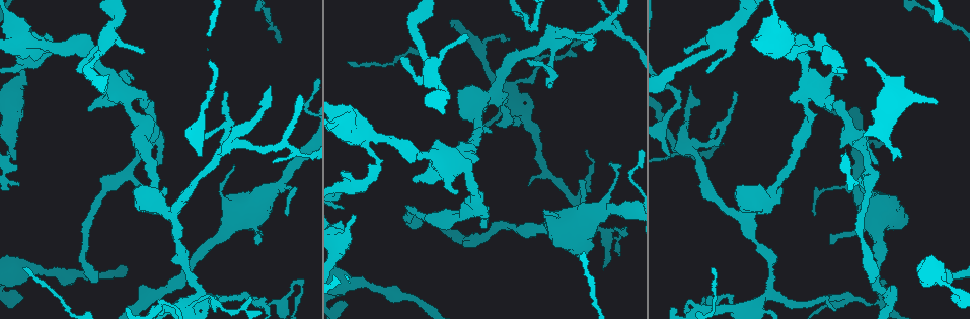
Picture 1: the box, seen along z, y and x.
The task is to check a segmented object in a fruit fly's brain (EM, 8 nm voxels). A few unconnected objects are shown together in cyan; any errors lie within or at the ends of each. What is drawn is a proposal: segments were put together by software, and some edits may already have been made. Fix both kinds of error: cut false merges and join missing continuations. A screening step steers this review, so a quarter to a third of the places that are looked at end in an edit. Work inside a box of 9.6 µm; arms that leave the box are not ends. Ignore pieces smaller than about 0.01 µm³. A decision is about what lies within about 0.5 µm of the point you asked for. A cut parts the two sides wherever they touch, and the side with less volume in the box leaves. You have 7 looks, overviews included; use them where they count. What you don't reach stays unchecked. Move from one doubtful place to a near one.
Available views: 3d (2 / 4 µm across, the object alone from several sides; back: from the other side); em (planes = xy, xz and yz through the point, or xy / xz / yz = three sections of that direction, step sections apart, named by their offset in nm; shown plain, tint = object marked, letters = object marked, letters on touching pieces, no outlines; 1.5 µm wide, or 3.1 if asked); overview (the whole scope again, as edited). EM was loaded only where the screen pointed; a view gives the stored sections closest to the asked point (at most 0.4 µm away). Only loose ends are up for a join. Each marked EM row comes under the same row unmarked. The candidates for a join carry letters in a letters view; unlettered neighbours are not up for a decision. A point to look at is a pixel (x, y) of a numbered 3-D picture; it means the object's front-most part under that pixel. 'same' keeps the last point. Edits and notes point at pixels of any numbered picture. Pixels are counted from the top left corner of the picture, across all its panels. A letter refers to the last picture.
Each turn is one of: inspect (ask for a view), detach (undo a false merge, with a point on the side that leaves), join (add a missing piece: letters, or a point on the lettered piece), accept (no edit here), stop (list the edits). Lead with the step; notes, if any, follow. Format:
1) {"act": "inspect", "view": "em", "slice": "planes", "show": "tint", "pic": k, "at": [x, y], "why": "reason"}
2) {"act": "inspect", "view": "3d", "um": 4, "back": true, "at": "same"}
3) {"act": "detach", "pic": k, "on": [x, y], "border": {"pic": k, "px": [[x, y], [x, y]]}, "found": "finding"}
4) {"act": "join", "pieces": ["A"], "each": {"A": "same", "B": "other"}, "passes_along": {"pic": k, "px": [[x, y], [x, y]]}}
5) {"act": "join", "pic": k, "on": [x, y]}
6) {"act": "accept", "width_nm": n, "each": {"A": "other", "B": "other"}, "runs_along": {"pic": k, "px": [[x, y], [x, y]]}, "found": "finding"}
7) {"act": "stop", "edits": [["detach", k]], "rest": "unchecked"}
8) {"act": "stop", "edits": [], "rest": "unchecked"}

{"act": "inspect", "view": "em", "slice": "xz", "step": 8, "show": "letters", "pic": 1, "at": [521, 17]}

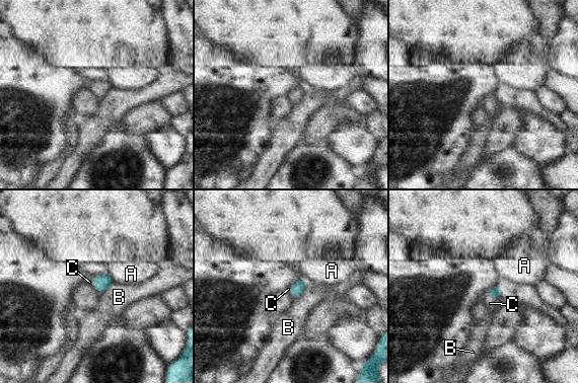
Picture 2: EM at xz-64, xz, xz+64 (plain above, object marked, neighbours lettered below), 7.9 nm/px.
{"act": "inspect", "view": "em", "slice": "planes", "show": "letters", "at": "same", "why": "another direction"}

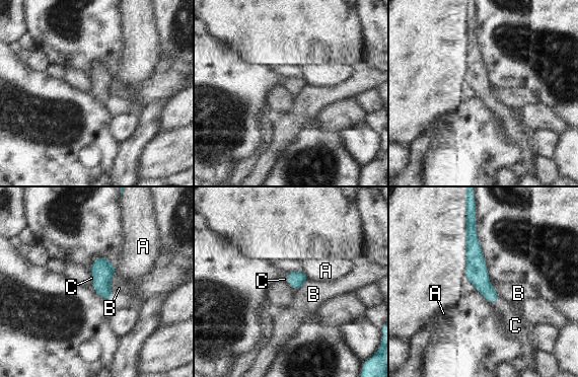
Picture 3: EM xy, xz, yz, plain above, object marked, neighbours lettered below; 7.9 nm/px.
{"act": "join", "pic": 3, "on": [515, 325], "each": {"A": "other", "B": "other", "C": "same"}, "passes_along": {"pic": 3, "px": [[479, 276], [495, 302], [515, 325]]}, "found": "it goes on there"}

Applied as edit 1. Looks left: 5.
{"act": "inspect", "view": "em", "slice": "planes", "show": "tint", "pic": 1, "at": [97, 280], "why": "an open end"}

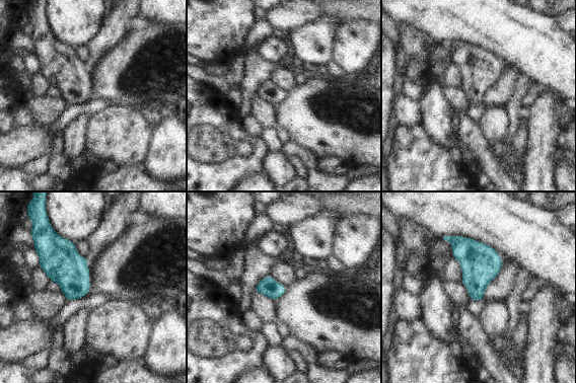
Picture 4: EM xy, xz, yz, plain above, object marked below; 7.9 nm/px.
{"act": "inspect", "view": "em", "slice": "planes", "show": "letters", "at": "same", "why": "what lies round it"}

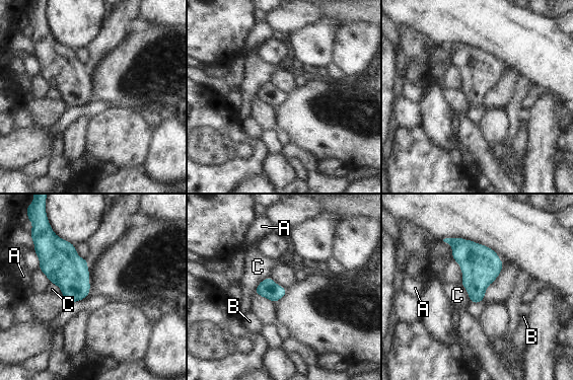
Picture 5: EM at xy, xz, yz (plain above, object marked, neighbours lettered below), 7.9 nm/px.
{"act": "accept", "each": {"A": "other", "B": "other", "C": "other"}, "border": {"pic": 5, "px": [[269, 276], [254, 291]]}, "found": "no lettered piece goes on from it"}

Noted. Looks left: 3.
{"act": "inspect", "view": "3d", "um": 2, "pic": 1, "at": [377, 158], "why": "thick turns thin"}

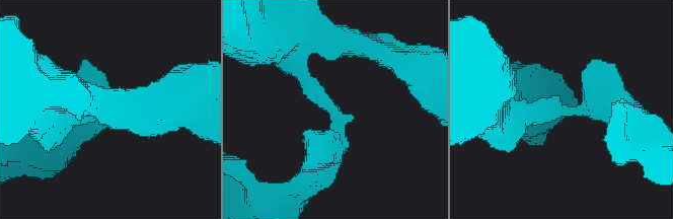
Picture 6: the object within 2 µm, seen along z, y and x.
{"act": "inspect", "view": "em", "slice": "planes", "show": "letters", "pic": 6, "at": [334, 112], "arm_widths_nm": [240, 320], "why": "need the tissue"}

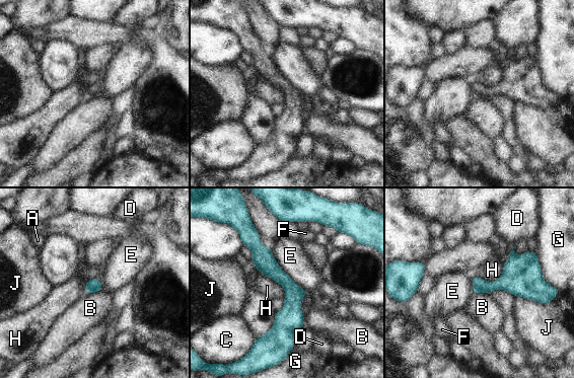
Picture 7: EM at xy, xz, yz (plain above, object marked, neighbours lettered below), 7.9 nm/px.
{"act": "accept", "each": {"A": "other", "B": "other", "C": "other", "D": "other", "E": "other", "F": "other", "G": "other", "H": "other", "J": "other"}, "border": {"pic": 7, "px": [[269, 247], [279, 267], [308, 292]]}, "found": "continuous, no second neuron"}

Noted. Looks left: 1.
{"act": "stop", "edits": [["join", 3]], "rest": "unchecked"}

